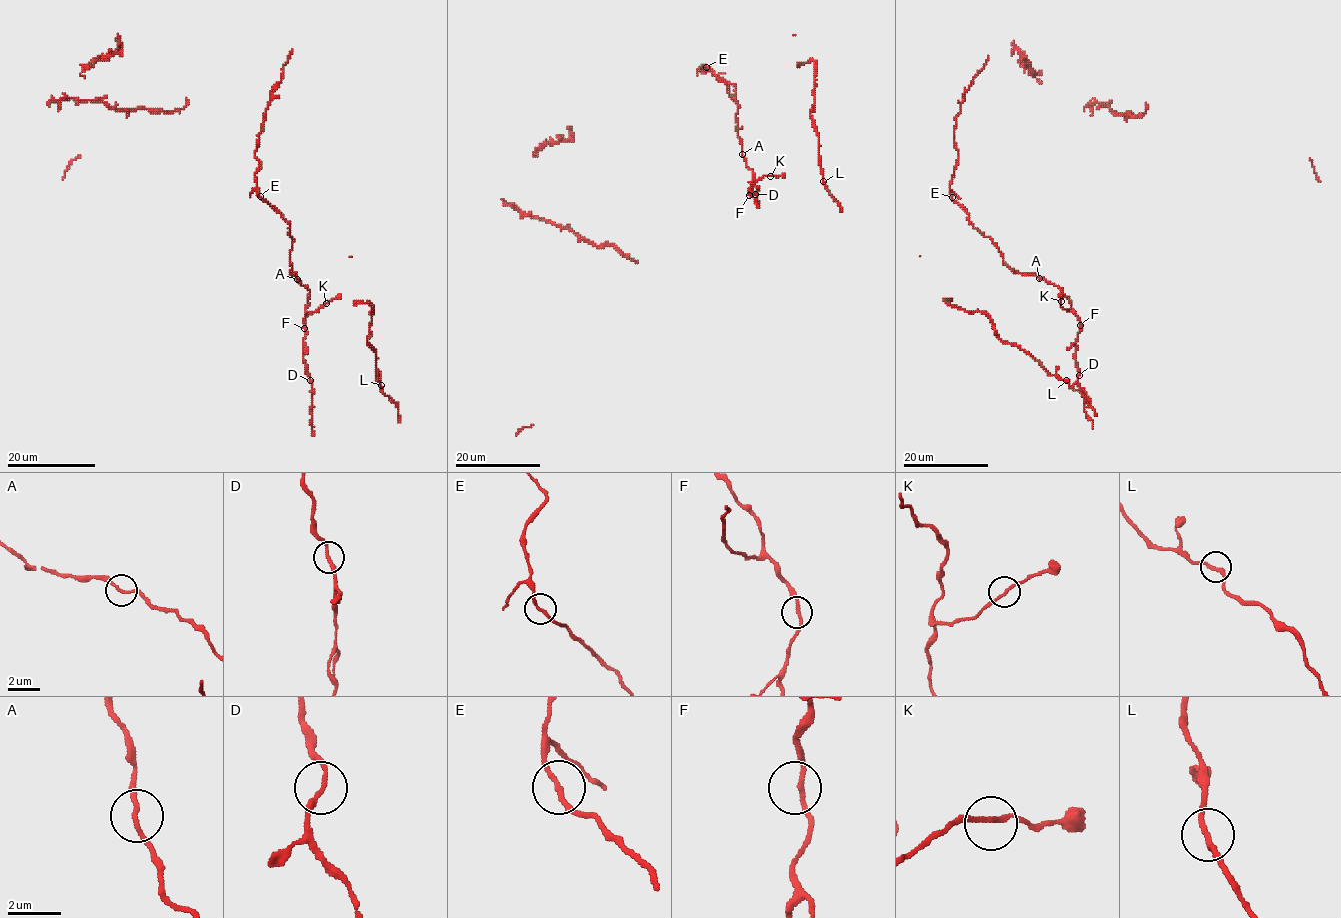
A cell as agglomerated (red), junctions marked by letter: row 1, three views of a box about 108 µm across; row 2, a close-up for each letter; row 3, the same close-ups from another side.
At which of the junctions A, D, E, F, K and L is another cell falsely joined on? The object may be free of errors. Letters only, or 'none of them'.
none of them

